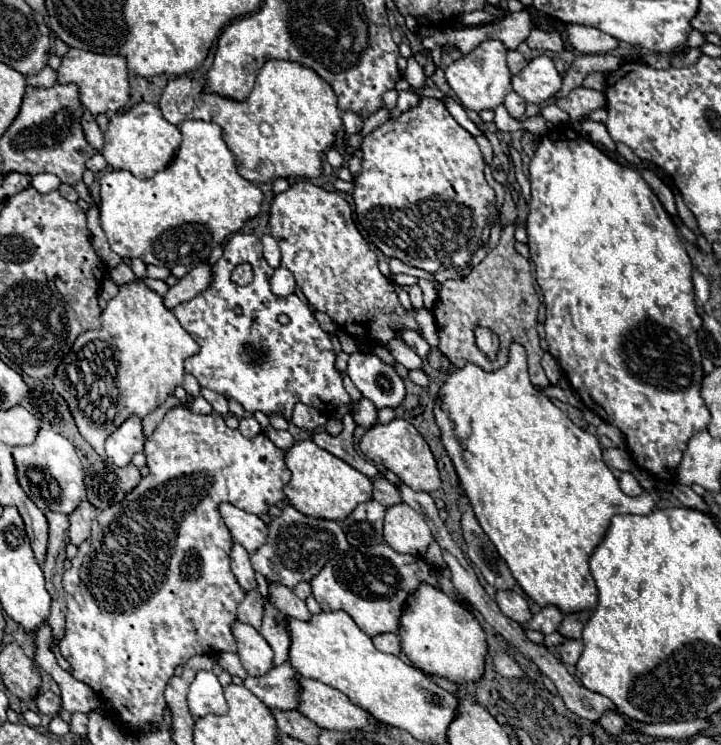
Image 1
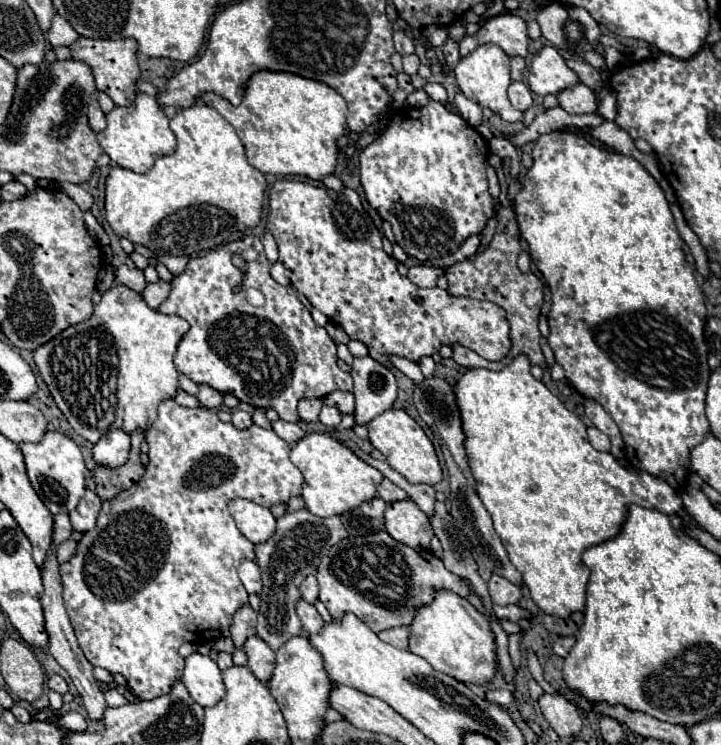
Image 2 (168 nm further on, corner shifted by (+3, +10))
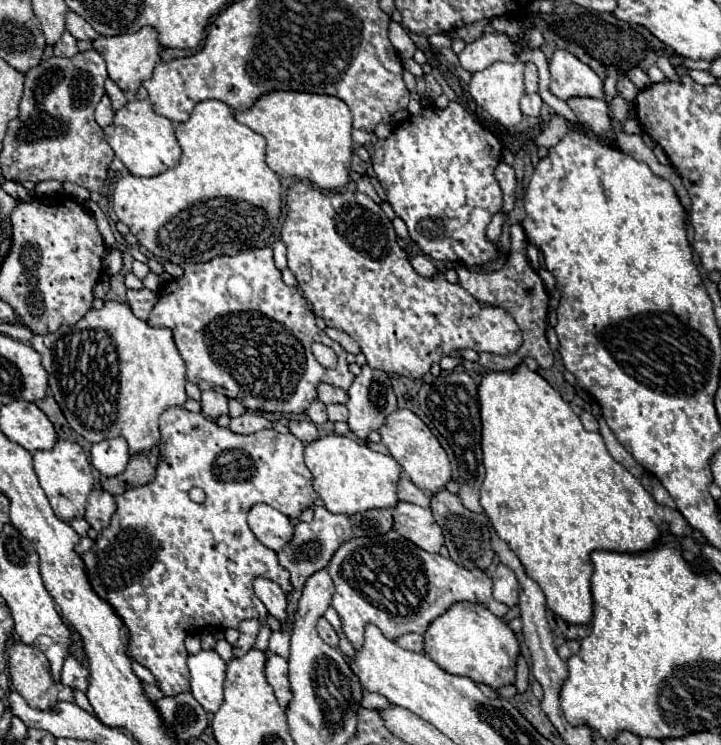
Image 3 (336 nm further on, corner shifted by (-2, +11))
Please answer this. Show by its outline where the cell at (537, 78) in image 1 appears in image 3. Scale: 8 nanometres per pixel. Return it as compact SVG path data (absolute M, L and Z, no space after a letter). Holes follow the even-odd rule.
M555 50L553 58L549 60L549 72L549 90L561 100L569 100L573 96L591 96L601 100L605 98L603 80L567 50Z

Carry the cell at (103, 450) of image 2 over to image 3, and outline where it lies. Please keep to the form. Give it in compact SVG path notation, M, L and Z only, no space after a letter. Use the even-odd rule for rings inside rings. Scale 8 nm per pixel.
M121 436L97 442L91 448L91 464L103 476L117 476L119 472L125 470L127 462L129 462L129 450L127 442Z

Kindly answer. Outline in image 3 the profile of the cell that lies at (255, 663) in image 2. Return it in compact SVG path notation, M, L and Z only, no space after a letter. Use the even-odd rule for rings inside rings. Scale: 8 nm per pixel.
M269 652L267 662L265 662L265 678L273 686L279 706L287 708L287 704L291 700L291 688L289 688L289 680L287 680L287 660Z

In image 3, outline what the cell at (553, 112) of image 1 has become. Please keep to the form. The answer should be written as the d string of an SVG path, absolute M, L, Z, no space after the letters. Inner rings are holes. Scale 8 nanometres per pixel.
M495 62L485 70L479 70L471 76L469 82L469 94L471 98L483 108L487 110L497 122L501 122L503 126L515 126L521 122L523 114L519 110L519 100L525 94L525 86L523 86L523 62L517 64L507 64L507 62Z

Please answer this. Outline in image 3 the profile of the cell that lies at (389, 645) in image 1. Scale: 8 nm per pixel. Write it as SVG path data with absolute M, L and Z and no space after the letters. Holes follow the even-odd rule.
M403 634L395 640L401 648L411 652L423 652L423 636L421 634Z

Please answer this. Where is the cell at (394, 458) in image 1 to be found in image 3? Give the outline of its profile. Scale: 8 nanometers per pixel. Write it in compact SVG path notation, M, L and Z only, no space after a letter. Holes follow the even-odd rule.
M397 408L395 412L391 412L383 428L379 428L379 434L381 434L381 442L389 448L389 454L397 460L403 472L409 474L411 482L417 488L435 494L443 490L445 484L451 480L451 464L445 450L441 448L435 434L427 428L427 424L421 418L417 418L411 410Z

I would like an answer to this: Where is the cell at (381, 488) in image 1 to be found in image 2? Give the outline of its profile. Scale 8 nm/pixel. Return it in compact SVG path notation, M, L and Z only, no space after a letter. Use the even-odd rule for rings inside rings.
M384 479L384 481L378 485L378 495L380 495L386 503L408 499L408 493L406 493L406 491L402 491L400 487L396 487L390 479Z

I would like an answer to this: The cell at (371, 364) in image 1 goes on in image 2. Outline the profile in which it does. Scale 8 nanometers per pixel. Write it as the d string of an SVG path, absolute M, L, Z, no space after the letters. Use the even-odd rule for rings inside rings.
M360 357L352 363L356 425L368 425L376 415L390 409L396 401L396 379L392 371L372 357Z

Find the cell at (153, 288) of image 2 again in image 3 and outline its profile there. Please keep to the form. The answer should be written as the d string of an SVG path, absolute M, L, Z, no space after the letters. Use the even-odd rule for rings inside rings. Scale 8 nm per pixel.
M127 290L127 304L131 306L133 314L141 320L147 320L149 318L149 312L153 310L153 306L157 304L159 300L159 294L153 292L153 290Z

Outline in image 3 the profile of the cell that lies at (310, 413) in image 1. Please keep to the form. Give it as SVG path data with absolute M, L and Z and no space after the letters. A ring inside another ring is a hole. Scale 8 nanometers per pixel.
M315 400L315 402L309 406L307 416L309 416L309 420L311 420L311 422L315 422L315 424L323 424L323 422L327 422L325 404L323 404L321 400Z

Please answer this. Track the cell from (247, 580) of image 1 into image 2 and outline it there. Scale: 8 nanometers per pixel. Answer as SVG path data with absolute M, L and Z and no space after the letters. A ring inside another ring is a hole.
M244 561L240 565L238 573L240 573L240 579L242 579L248 593L254 593L254 595L262 593L262 575L260 575L260 569L254 561Z

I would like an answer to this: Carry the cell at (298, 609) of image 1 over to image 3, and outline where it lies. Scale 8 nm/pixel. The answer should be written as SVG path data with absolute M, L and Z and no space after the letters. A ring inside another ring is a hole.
M319 618L319 620L317 620L317 632L319 632L319 636L323 638L323 642L327 642L327 644L333 646L333 648L337 648L339 638L337 638L335 630L331 628L331 624L329 624L325 618Z

